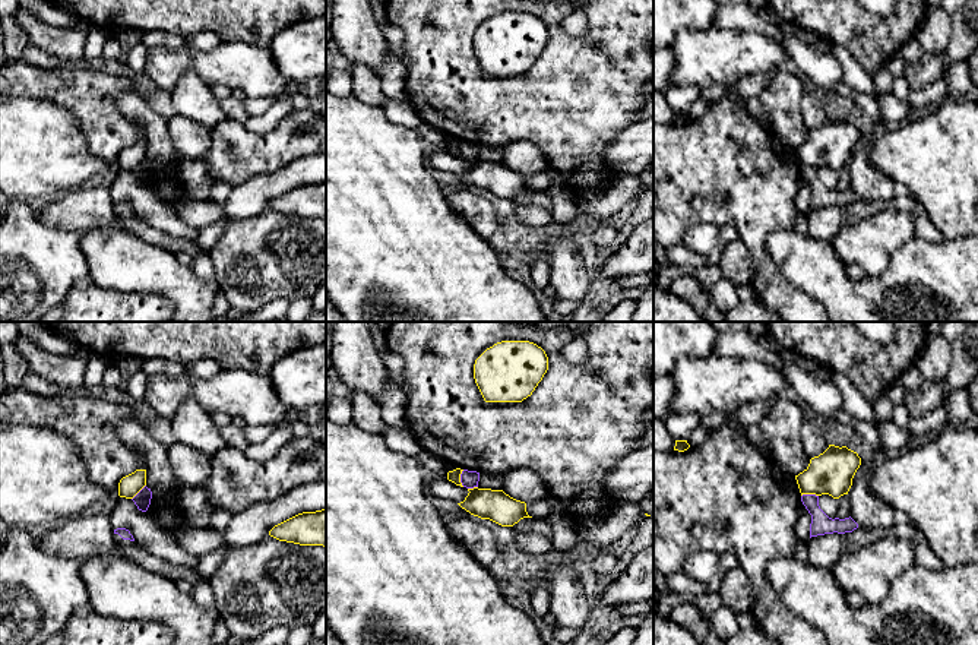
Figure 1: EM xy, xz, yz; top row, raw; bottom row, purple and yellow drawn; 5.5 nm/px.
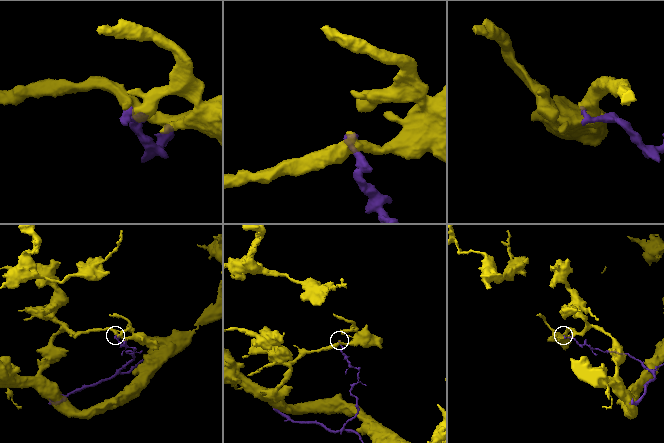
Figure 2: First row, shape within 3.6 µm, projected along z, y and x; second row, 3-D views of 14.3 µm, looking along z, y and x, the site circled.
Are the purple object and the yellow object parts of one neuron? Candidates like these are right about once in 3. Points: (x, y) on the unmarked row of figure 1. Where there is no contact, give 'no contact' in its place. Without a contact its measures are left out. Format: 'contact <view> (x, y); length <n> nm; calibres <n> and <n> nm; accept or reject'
contact xz (461, 151); length 100 nm; calibres 100 and 70 nm; reject

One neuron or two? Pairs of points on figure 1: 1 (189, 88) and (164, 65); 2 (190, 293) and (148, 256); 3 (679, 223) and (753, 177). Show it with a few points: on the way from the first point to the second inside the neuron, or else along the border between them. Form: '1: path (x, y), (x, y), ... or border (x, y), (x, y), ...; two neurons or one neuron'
1: border (209, 87), (192, 72), (186, 72), (170, 89); two neurons
2: path (180, 284), (158, 266); one neuron
3: path (698, 204), (724, 177), (734, 177); one neuron

